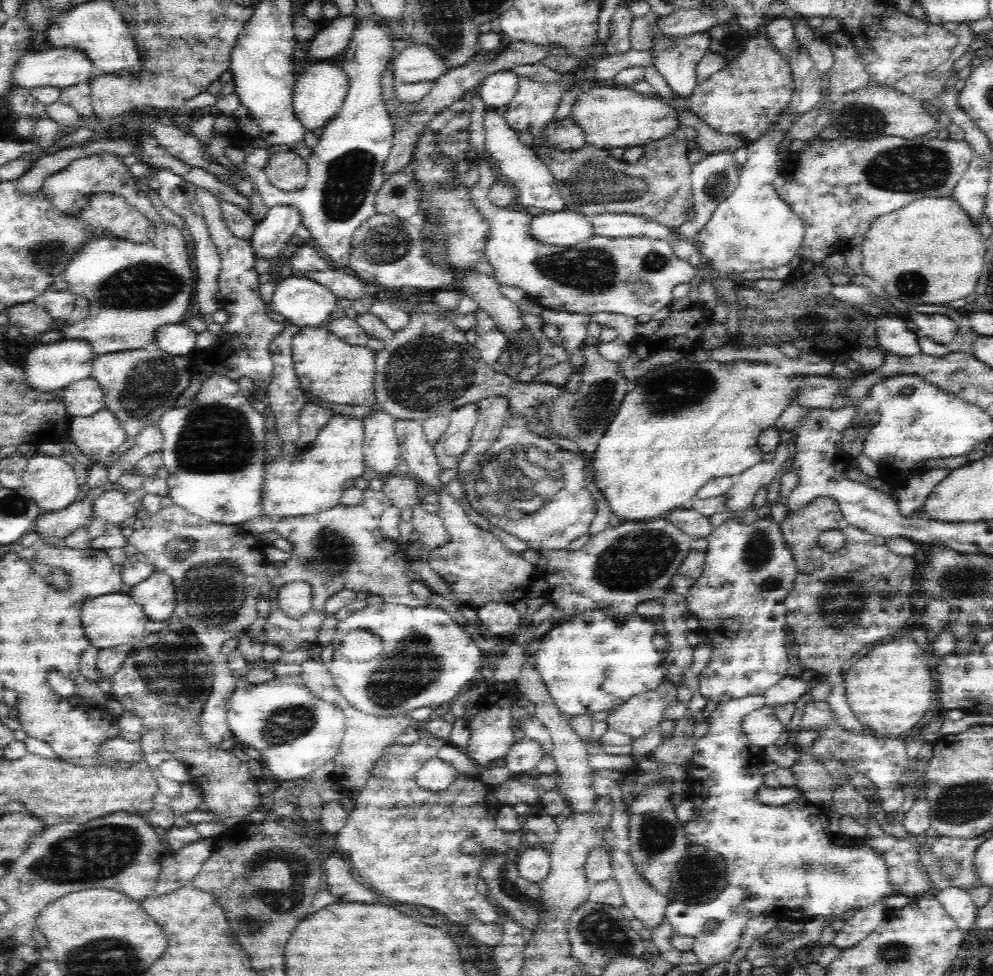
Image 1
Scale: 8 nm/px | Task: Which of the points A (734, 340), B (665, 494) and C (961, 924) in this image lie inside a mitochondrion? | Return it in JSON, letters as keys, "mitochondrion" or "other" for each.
{"A":"other","B":"other","C":"other"}

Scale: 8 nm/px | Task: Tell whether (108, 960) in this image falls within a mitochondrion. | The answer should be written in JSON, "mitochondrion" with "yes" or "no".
{"mitochondrion":"yes"}

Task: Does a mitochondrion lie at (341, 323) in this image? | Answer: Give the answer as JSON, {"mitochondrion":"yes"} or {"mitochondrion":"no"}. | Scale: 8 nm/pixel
{"mitochondrion":"no"}

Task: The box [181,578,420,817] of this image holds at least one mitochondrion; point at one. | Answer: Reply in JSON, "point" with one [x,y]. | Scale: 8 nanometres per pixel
{"point":[287,723]}

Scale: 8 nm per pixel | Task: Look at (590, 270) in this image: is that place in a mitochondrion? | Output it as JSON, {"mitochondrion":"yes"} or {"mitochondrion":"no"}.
{"mitochondrion":"yes"}

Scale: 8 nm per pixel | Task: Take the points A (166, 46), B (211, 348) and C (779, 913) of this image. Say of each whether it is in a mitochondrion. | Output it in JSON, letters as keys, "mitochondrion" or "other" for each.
{"A":"mitochondrion","B":"other","C":"other"}

